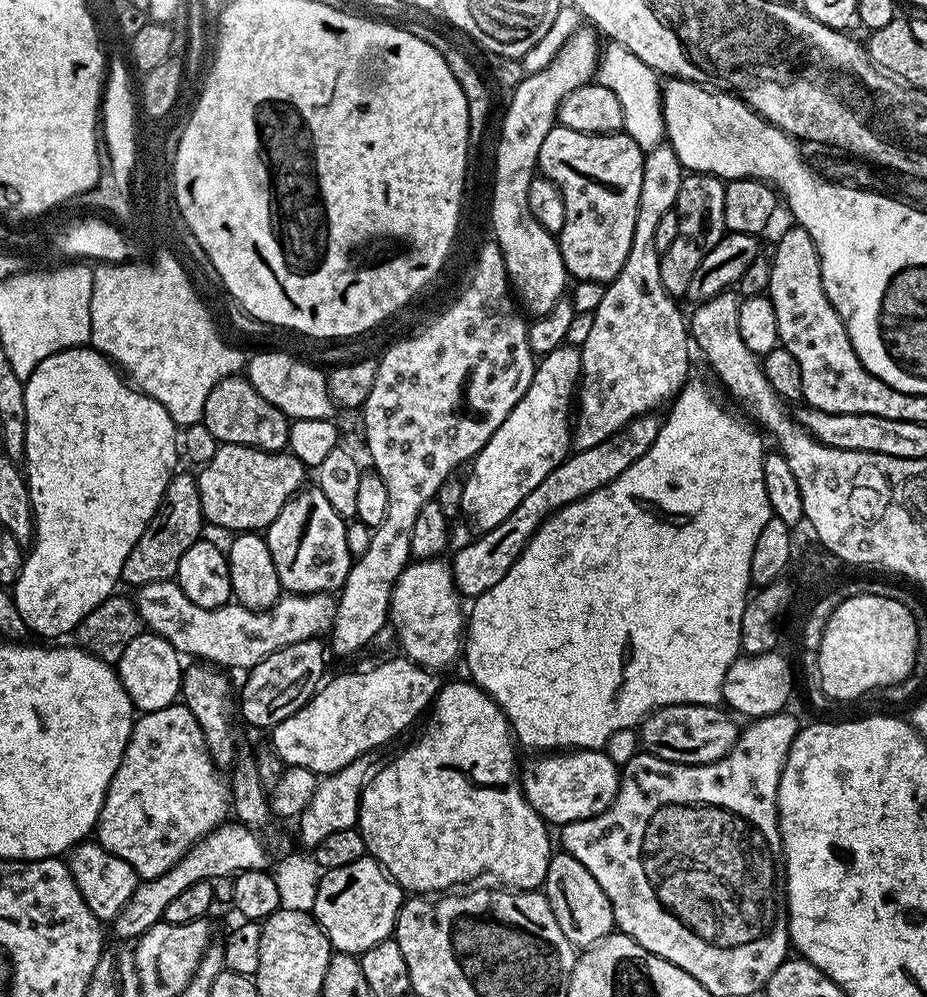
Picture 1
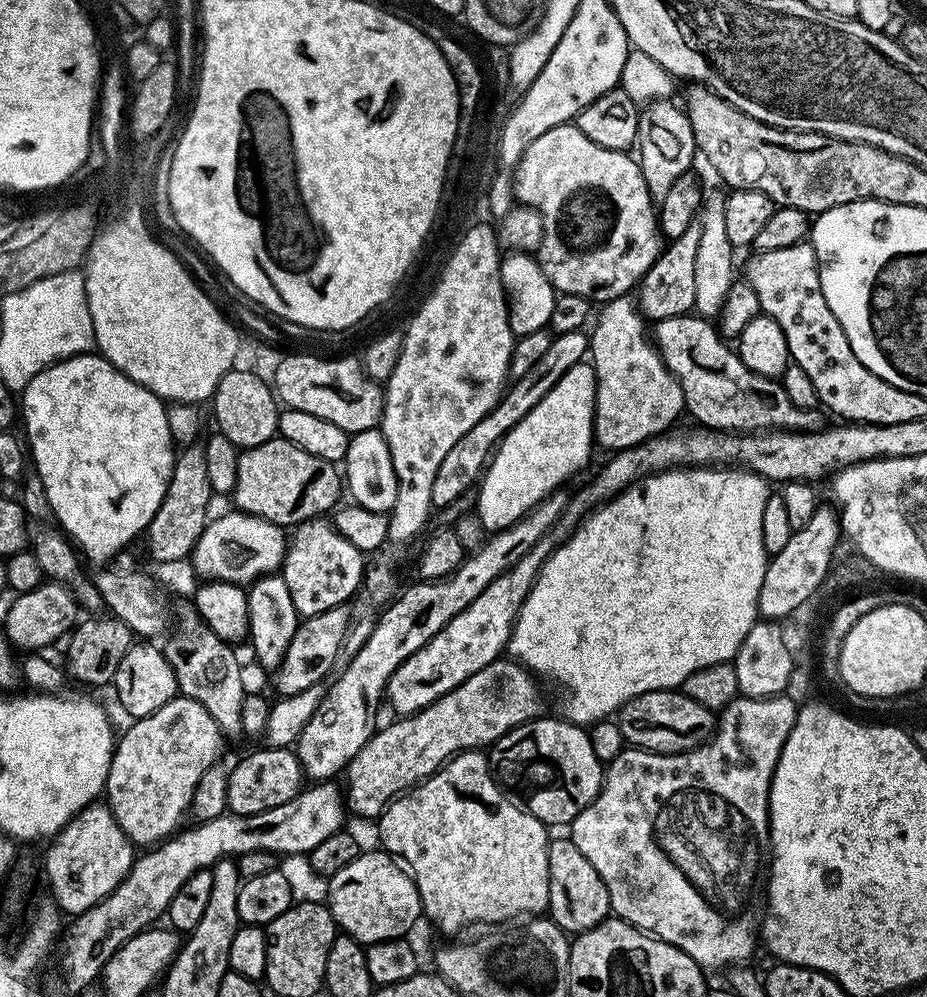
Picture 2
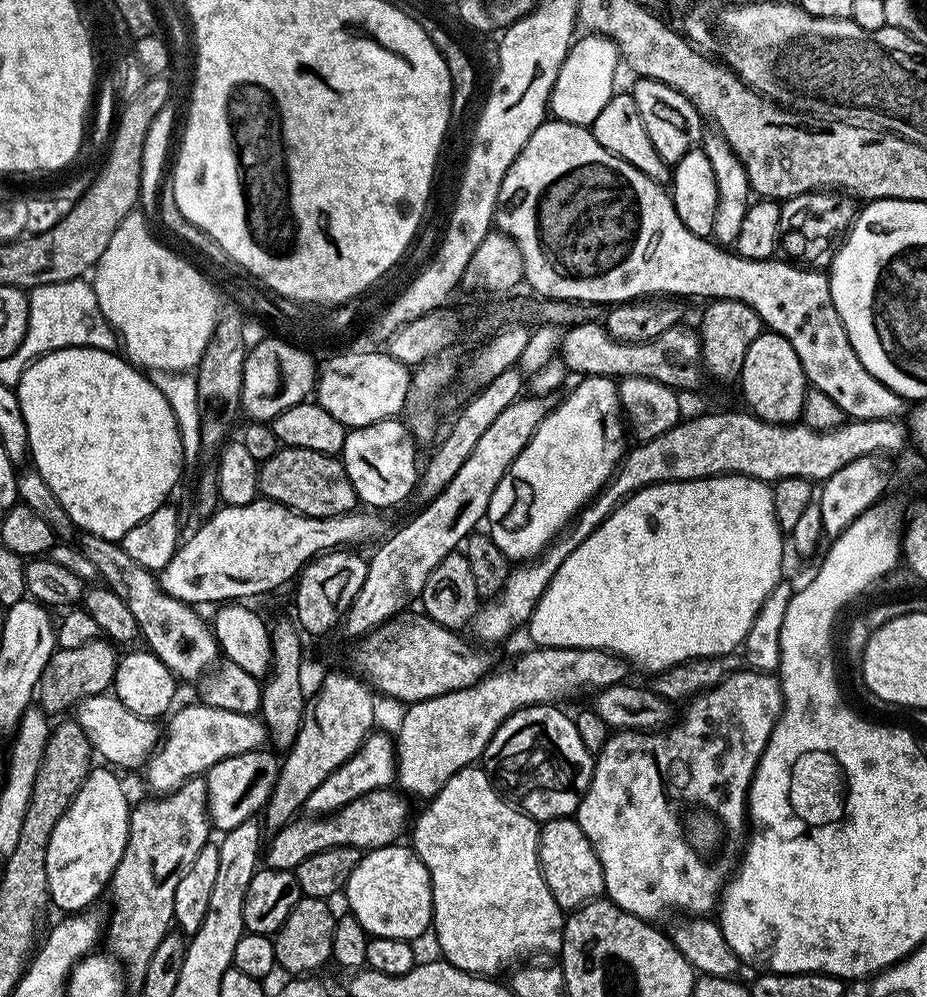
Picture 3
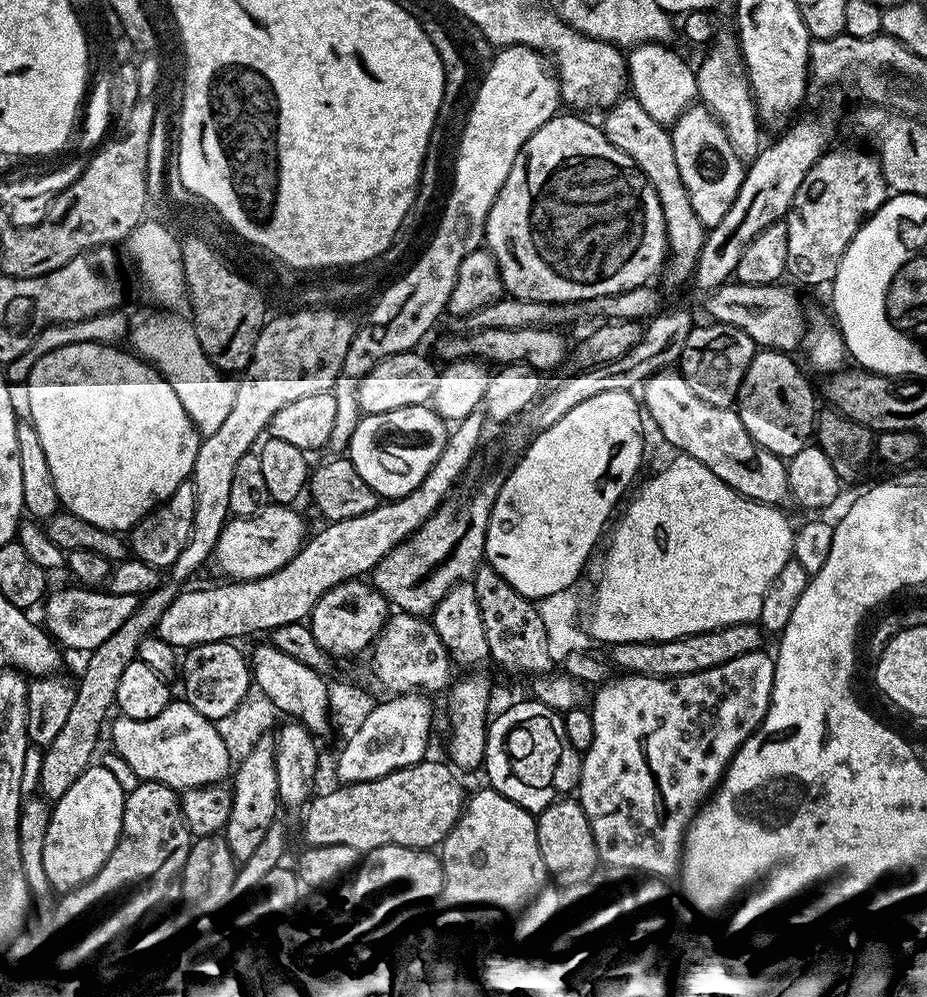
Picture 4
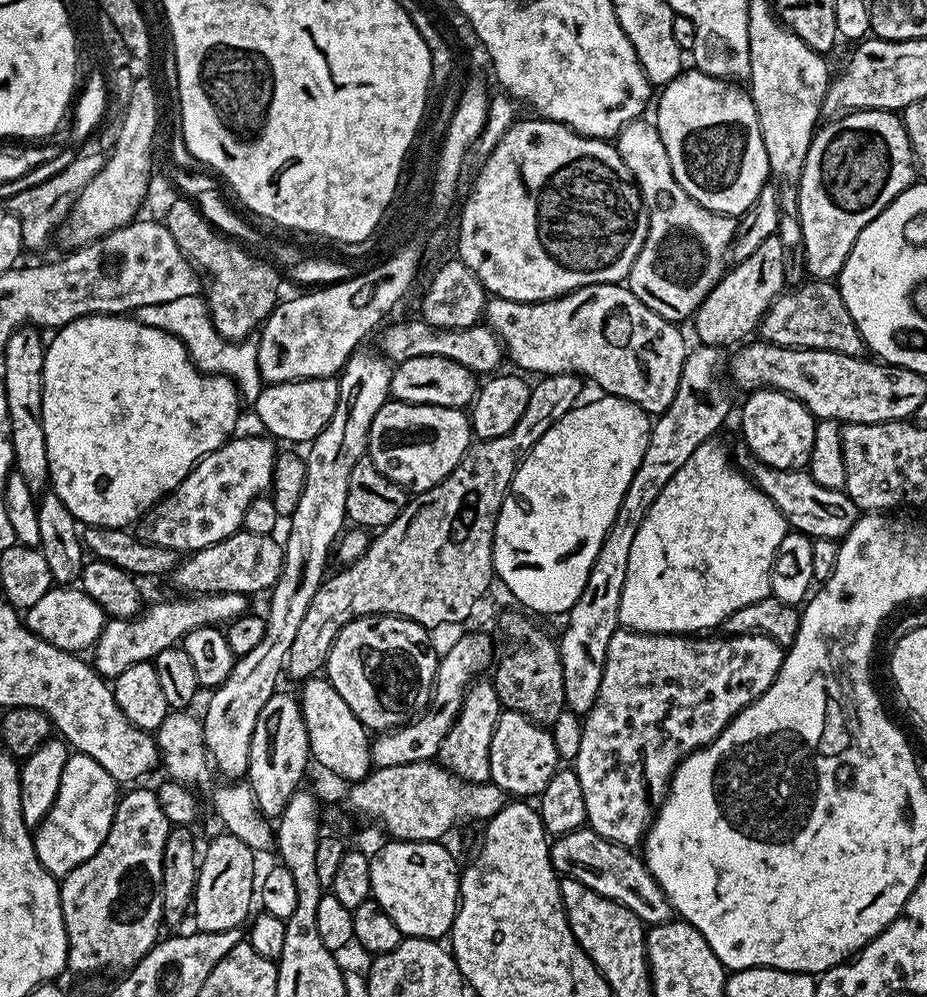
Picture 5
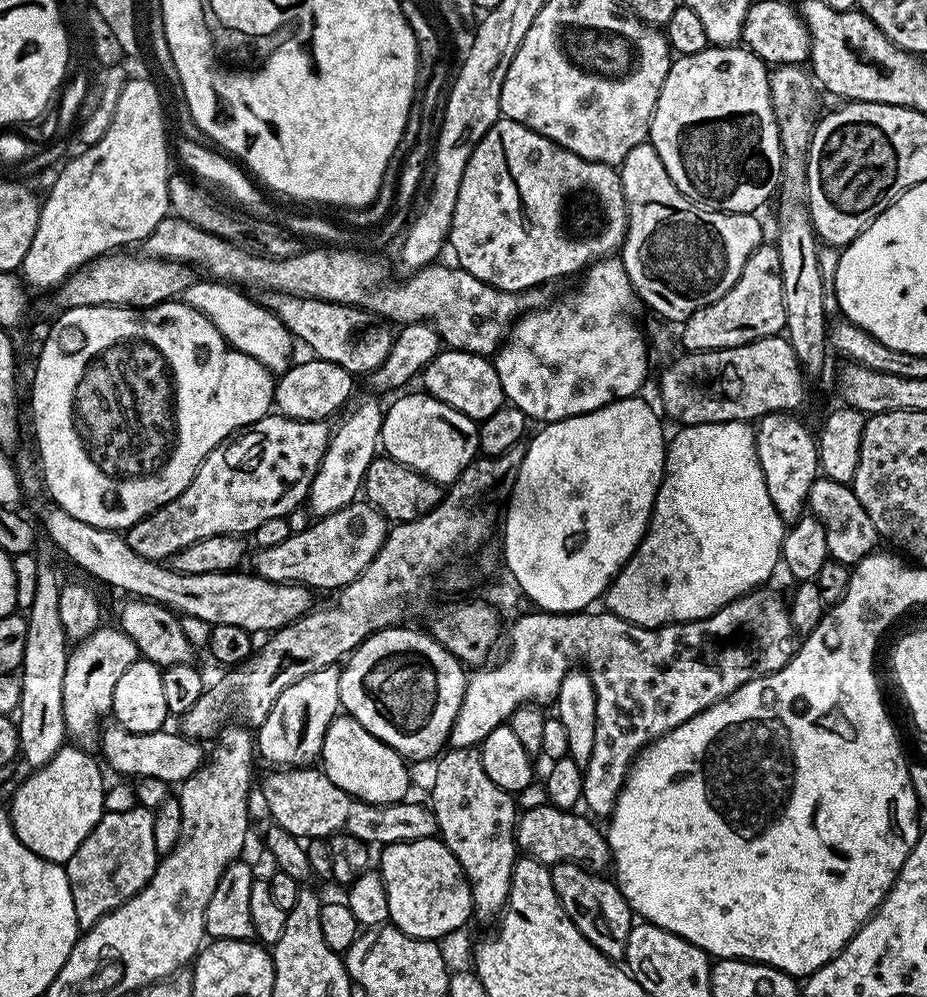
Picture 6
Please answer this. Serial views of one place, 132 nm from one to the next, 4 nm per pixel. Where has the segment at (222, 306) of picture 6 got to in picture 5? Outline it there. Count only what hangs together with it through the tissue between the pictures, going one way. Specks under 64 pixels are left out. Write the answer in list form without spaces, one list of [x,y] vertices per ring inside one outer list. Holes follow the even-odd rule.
[[[203,295],[174,298],[174,302],[142,306],[136,309],[134,319],[146,326],[154,326],[158,330],[166,330],[177,336],[186,346],[189,358],[198,362],[201,372],[226,376],[235,380],[236,389],[239,390],[245,401],[254,402],[258,398],[262,381],[260,367],[258,366],[258,350],[255,343],[223,340],[212,325],[212,319]]]

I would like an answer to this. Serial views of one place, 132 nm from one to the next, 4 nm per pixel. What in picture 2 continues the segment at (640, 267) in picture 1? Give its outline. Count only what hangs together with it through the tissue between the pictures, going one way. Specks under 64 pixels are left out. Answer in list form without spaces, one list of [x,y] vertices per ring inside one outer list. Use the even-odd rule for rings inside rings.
[[[671,99],[649,100],[647,104],[640,108],[640,121],[638,122],[638,163],[644,181],[653,197],[659,198],[670,194],[670,186],[678,182],[678,178],[689,175],[691,166],[698,160],[698,149],[694,130],[688,121],[687,111],[676,104],[672,104]],[[631,295],[619,296],[607,301],[595,317],[596,329],[590,332],[590,363],[596,375],[596,427],[594,444],[597,449],[605,448],[605,453],[621,452],[623,448],[633,448],[650,438],[669,431],[677,423],[676,419],[685,415],[684,395],[680,381],[662,362],[655,343],[650,339],[646,321],[640,314],[637,301]]]

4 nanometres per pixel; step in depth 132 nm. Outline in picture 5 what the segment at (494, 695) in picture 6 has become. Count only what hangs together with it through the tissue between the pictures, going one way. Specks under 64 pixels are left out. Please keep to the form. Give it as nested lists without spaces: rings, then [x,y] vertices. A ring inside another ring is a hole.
[[[618,630],[614,638],[610,638],[610,646],[606,650],[606,666],[602,674],[602,686],[598,690],[598,698],[587,716],[583,717],[582,747],[574,761],[574,771],[578,774],[578,782],[582,782],[582,798],[586,798],[587,827],[594,829],[602,838],[624,848],[635,849],[648,835],[656,811],[664,804],[664,797],[668,795],[668,781],[676,773],[676,767],[682,763],[691,752],[706,747],[743,708],[750,706],[774,682],[778,670],[784,661],[785,649],[774,642],[774,638],[766,638],[757,632],[742,634],[741,636],[725,636],[723,634],[669,634],[667,632],[634,632],[631,630]],[[465,631],[465,636],[460,636],[445,652],[439,657],[436,666],[436,685],[432,687],[432,698],[428,702],[428,707],[419,713],[415,718],[403,724],[401,728],[393,728],[387,732],[381,732],[371,741],[372,763],[377,768],[390,766],[402,766],[403,763],[414,763],[431,761],[438,754],[438,750],[442,746],[442,740],[446,738],[446,734],[450,730],[450,726],[456,720],[456,715],[460,713],[460,707],[464,701],[464,694],[468,691],[473,683],[474,677],[483,668],[491,669],[494,664],[494,650],[492,654],[492,640],[487,636],[488,632],[481,631]]]

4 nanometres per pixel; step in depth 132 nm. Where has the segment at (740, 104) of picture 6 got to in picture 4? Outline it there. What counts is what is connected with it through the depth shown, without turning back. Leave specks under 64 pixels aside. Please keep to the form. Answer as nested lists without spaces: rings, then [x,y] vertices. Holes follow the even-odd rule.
[[[693,106],[676,119],[676,123],[671,125],[672,145],[674,146],[674,158],[678,162],[678,174],[682,174],[682,182],[690,194],[690,202],[694,206],[694,214],[704,224],[705,229],[714,227],[718,222],[722,222],[726,210],[738,198],[738,190],[744,181],[746,171],[745,161],[734,150],[726,130],[717,122],[715,116],[703,106]]]

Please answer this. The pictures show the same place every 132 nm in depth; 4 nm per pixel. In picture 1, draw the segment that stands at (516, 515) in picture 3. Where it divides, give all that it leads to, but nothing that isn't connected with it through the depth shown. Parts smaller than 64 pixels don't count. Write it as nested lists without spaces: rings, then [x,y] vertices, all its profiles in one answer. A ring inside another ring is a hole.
[[[563,343],[539,357],[526,394],[471,461],[472,473],[464,480],[460,511],[463,519],[472,523],[473,533],[489,532],[501,524],[518,502],[570,455],[570,413],[579,383],[579,347]]]

